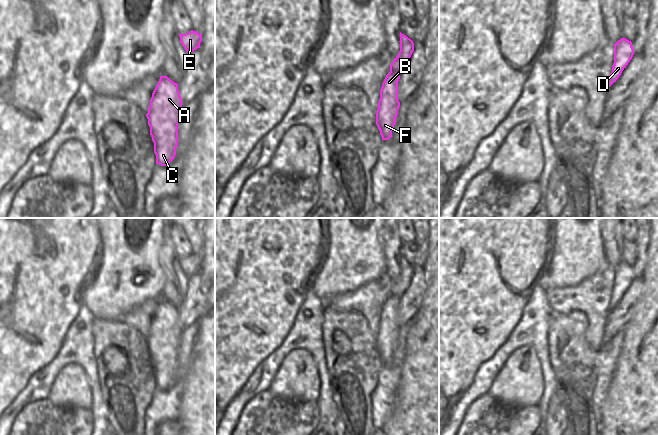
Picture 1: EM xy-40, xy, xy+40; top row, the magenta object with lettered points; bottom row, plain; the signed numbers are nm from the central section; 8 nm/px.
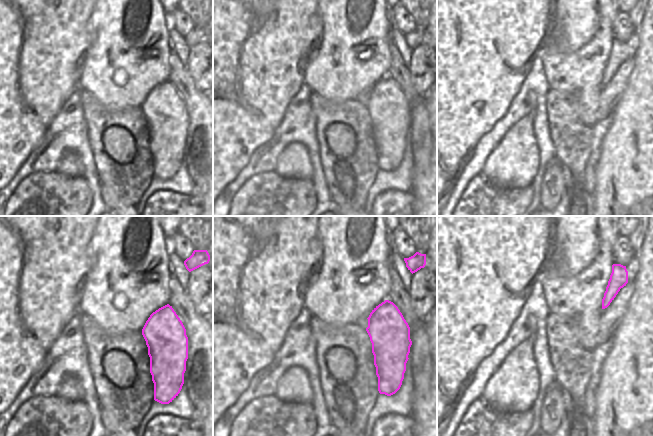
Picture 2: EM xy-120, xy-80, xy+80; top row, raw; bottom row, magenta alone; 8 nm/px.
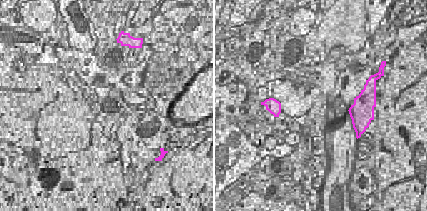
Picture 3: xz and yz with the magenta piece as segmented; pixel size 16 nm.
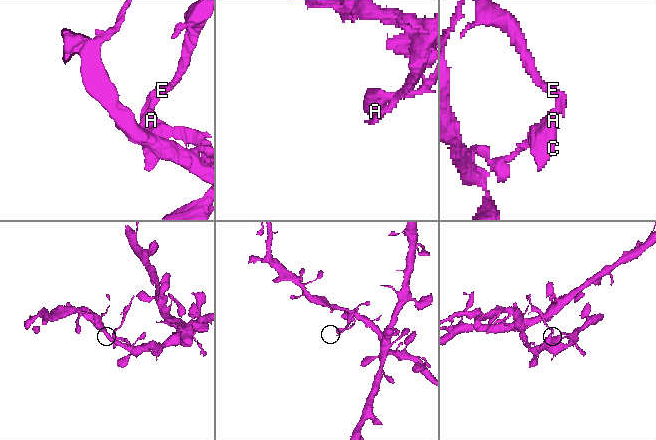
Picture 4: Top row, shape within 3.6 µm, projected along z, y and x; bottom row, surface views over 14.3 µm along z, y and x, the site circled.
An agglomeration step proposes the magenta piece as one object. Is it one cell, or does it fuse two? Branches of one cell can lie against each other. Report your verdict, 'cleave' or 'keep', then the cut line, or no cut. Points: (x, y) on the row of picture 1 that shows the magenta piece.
cleave | xy (390, 71), (399, 72)

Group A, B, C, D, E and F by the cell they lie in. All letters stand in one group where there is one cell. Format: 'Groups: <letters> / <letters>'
Groups: A B C F / D E

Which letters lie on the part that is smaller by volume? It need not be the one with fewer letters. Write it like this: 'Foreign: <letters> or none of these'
Foreign: D, E

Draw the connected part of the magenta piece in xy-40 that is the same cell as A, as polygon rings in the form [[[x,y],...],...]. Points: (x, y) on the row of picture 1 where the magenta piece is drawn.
[[[160,76],[146,114],[154,143],[156,164],[167,166],[176,155],[181,111],[182,99],[178,84],[167,76]]]

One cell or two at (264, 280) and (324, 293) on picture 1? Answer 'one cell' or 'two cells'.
two cells

